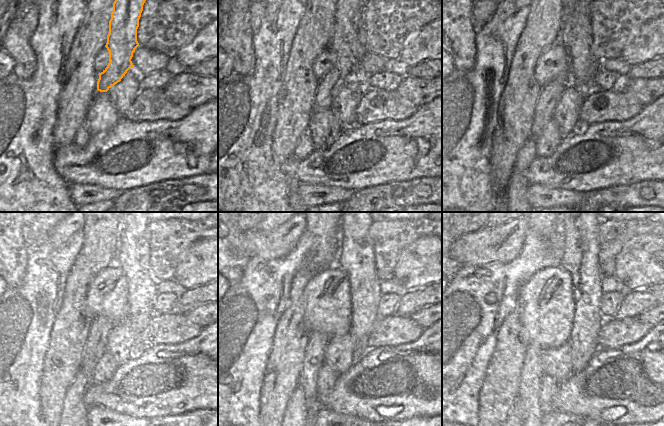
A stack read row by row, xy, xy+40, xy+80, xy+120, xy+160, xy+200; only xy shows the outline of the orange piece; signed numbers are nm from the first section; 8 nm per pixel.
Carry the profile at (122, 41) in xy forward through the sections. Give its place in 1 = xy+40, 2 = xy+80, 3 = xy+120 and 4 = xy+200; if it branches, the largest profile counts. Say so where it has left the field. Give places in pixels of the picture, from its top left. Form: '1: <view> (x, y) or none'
1: xy+40 (350, 9)
2: xy+80 (550, 94)
3: xy+120 (100, 326)
4: xy+200 (530, 381)

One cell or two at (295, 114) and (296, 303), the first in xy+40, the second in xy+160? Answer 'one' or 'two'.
one

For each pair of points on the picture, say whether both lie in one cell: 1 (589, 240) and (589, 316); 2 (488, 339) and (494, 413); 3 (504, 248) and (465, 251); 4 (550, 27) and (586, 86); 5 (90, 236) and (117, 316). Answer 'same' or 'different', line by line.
1: same
2: different
3: same
4: different
5: different

